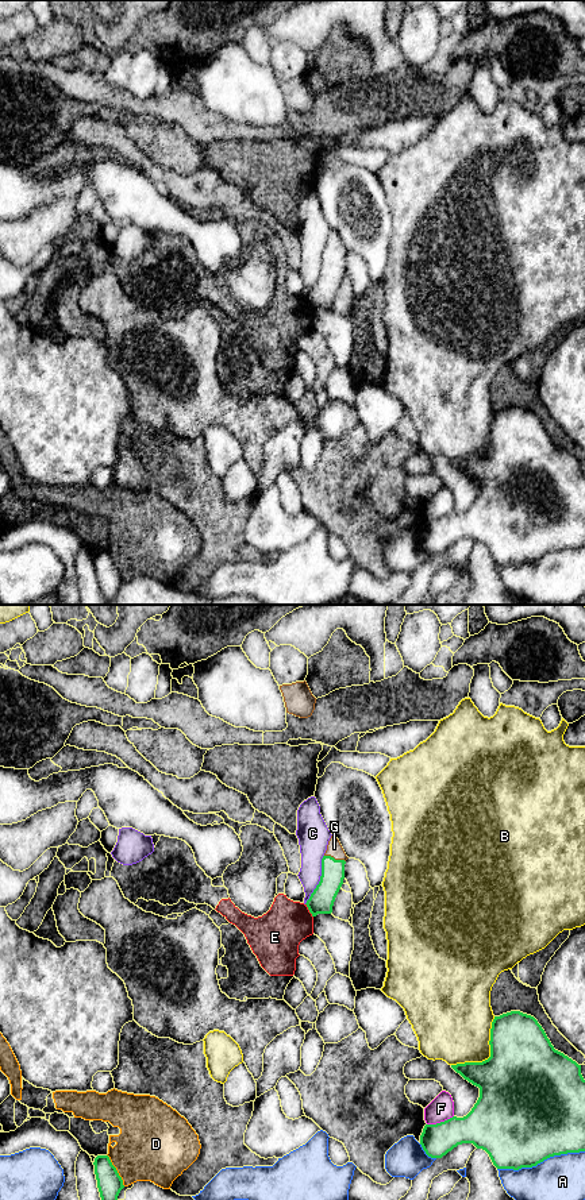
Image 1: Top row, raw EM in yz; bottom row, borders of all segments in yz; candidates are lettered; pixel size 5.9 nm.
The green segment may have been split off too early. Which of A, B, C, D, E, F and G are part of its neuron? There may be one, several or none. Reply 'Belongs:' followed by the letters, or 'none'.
Belongs: G

